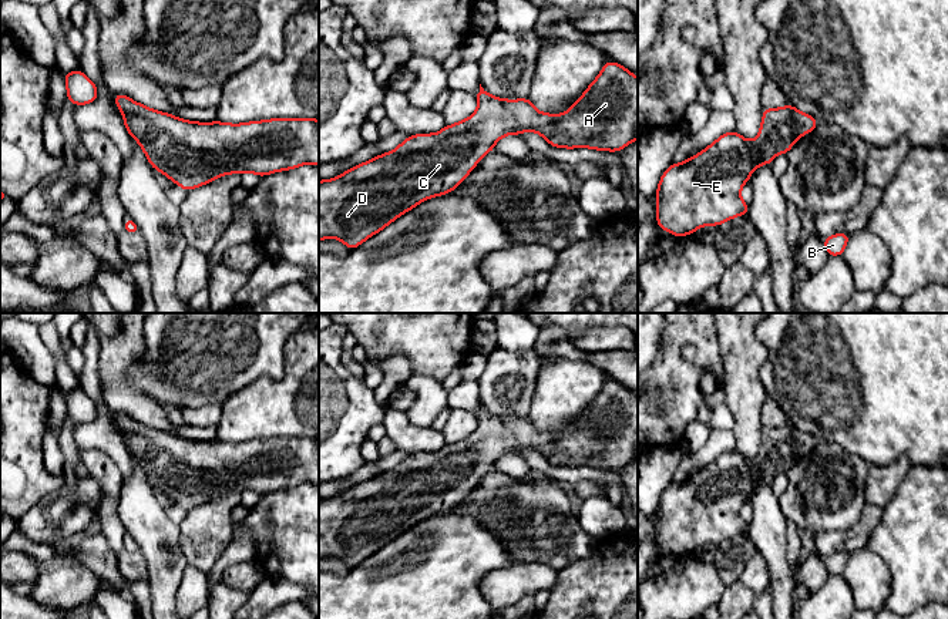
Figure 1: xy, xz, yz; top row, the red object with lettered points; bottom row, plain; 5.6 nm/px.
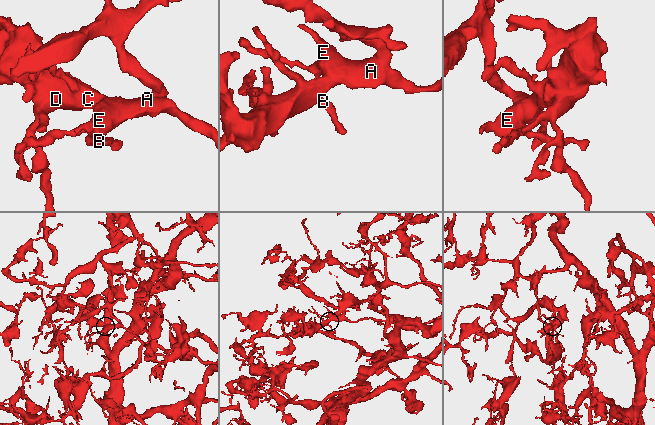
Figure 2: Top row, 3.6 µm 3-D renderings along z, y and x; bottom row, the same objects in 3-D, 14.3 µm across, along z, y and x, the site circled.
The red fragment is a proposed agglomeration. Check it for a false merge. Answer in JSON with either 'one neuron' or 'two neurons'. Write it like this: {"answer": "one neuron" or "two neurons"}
{"answer": "one neuron"}

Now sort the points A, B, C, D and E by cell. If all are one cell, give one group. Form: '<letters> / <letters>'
A B C D E

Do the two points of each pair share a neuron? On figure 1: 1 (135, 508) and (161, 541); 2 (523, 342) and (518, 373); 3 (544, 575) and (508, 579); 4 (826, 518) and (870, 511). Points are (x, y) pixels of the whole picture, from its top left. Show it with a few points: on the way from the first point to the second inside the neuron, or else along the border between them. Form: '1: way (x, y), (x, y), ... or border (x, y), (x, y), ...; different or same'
1: way (143, 517), (154, 532); same
2: border (498, 346), (510, 352), (533, 350); different
3: way (535, 577), (517, 579); same
4: border (866, 504), (861, 517), (849, 528), (833, 531); different

